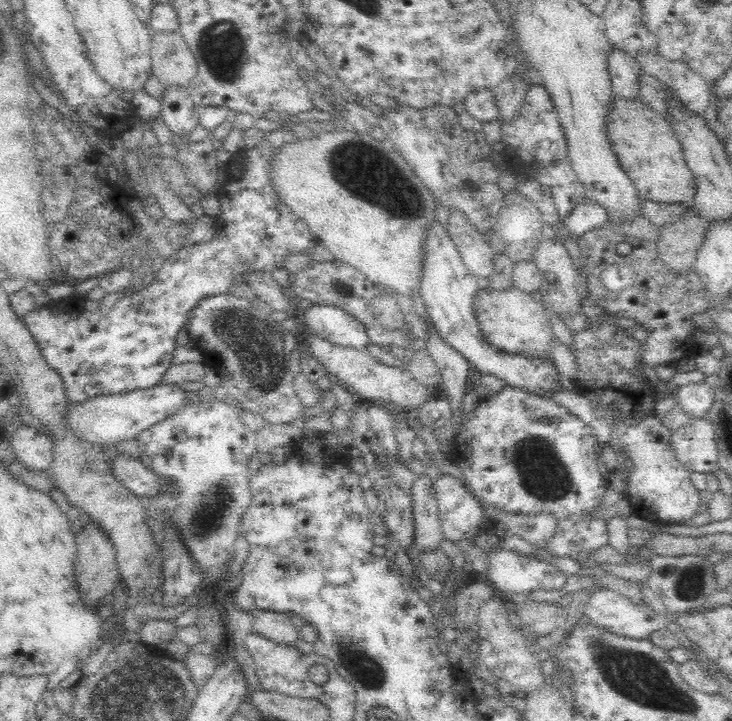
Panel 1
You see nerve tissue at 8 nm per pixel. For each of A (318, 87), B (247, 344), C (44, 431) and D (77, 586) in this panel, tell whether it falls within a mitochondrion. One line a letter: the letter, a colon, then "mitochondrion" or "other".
A: other
B: mitochondrion
C: other
D: other

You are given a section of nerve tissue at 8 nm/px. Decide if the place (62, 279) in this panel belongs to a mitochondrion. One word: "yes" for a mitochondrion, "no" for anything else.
no

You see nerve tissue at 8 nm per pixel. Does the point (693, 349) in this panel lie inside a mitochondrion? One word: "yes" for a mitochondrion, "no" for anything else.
no

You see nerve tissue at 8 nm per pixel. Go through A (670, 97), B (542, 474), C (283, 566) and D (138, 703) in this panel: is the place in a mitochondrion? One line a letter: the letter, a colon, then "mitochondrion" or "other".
A: other
B: mitochondrion
C: other
D: mitochondrion

